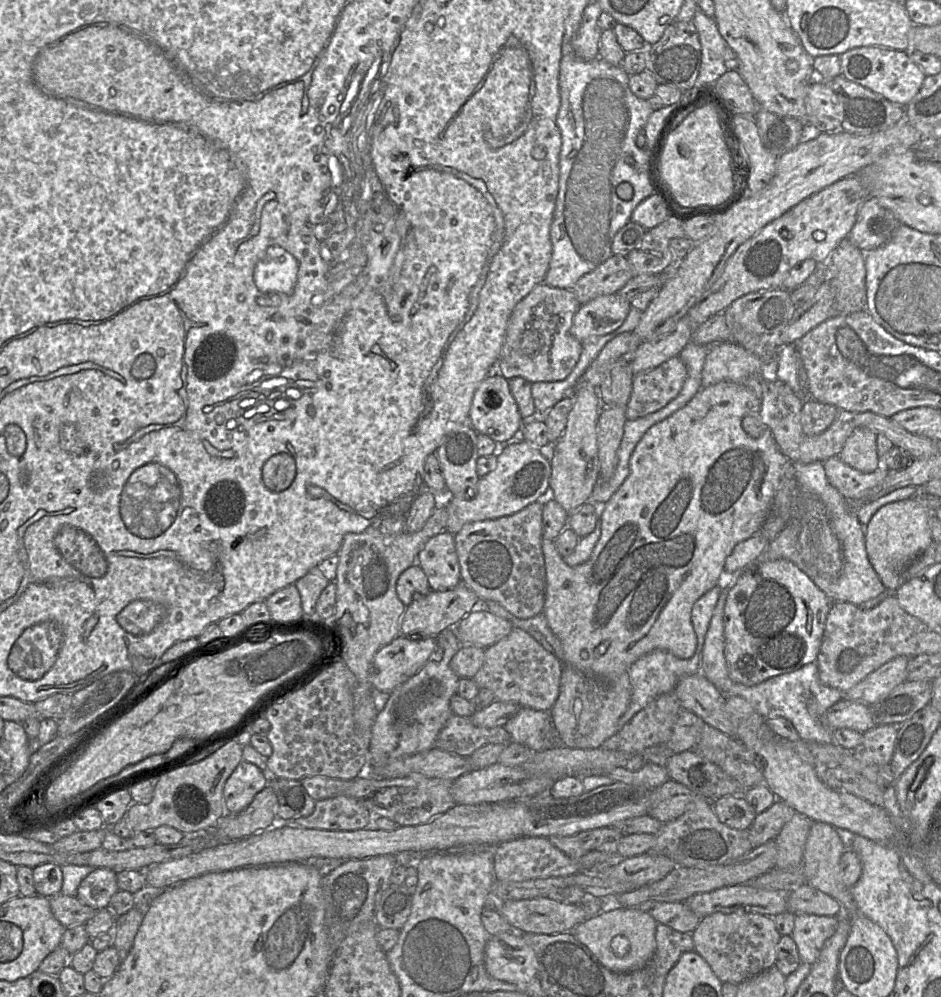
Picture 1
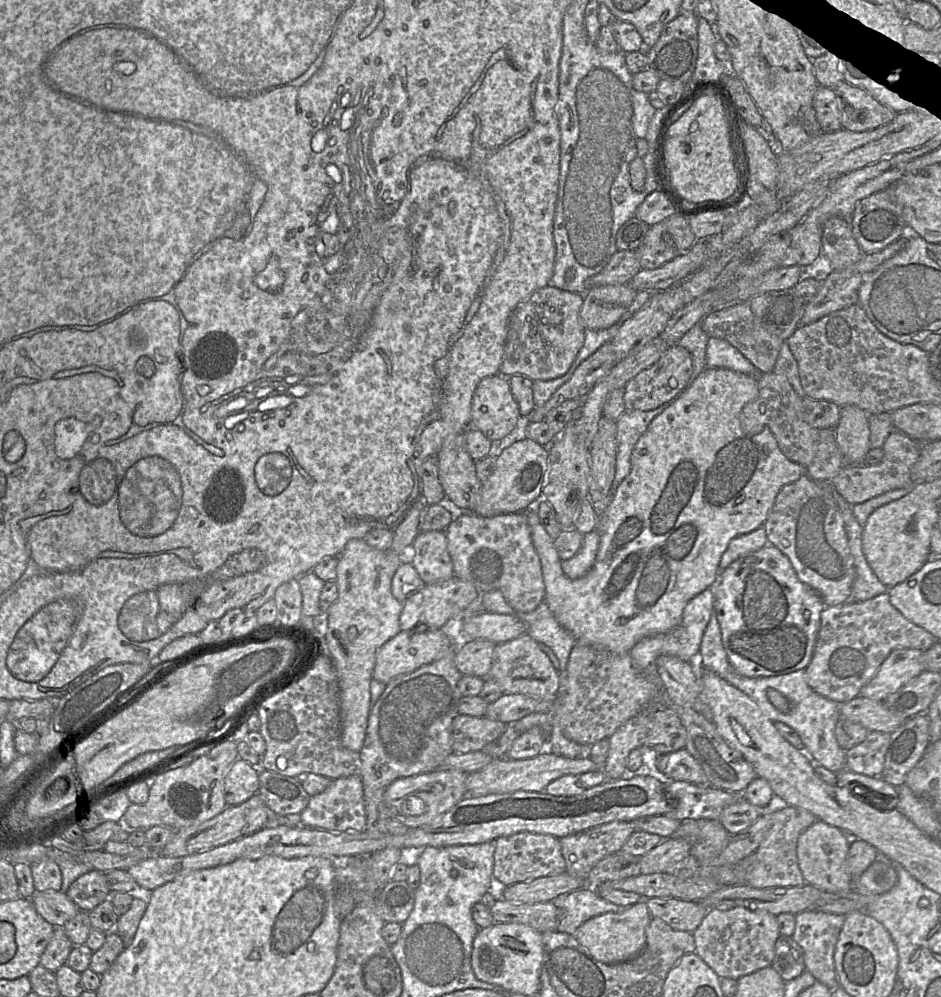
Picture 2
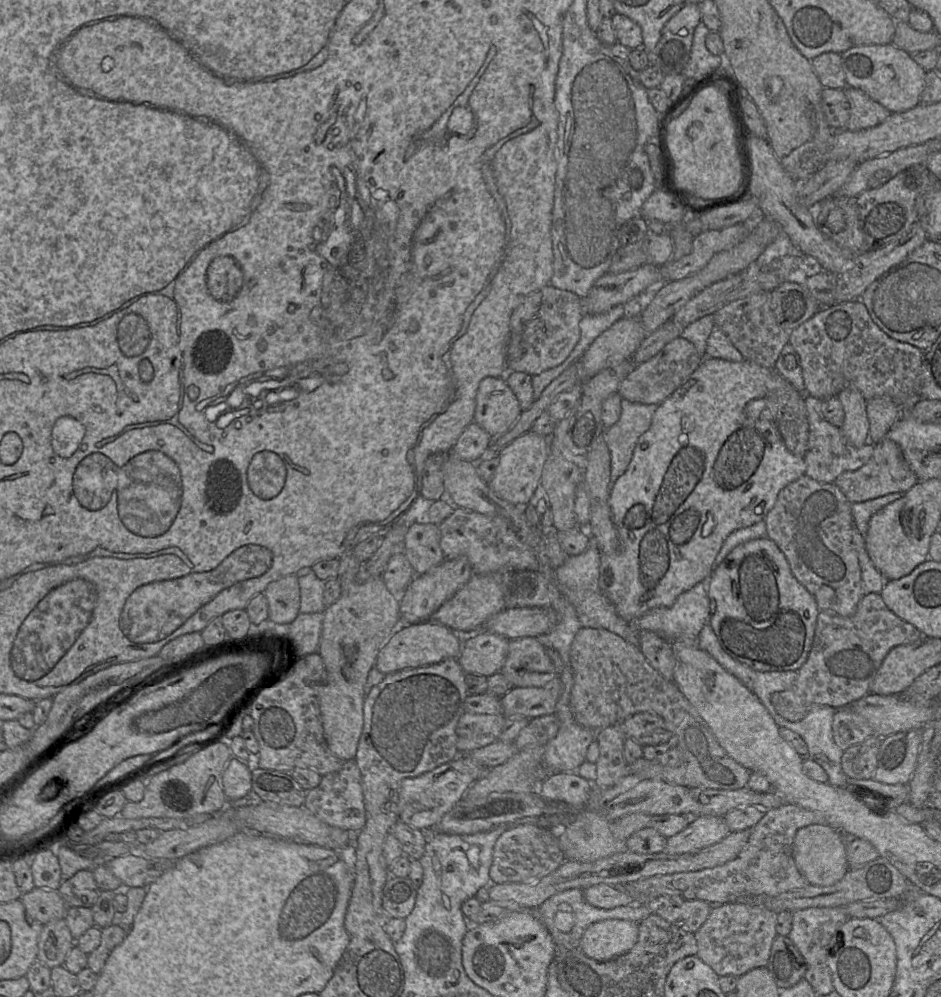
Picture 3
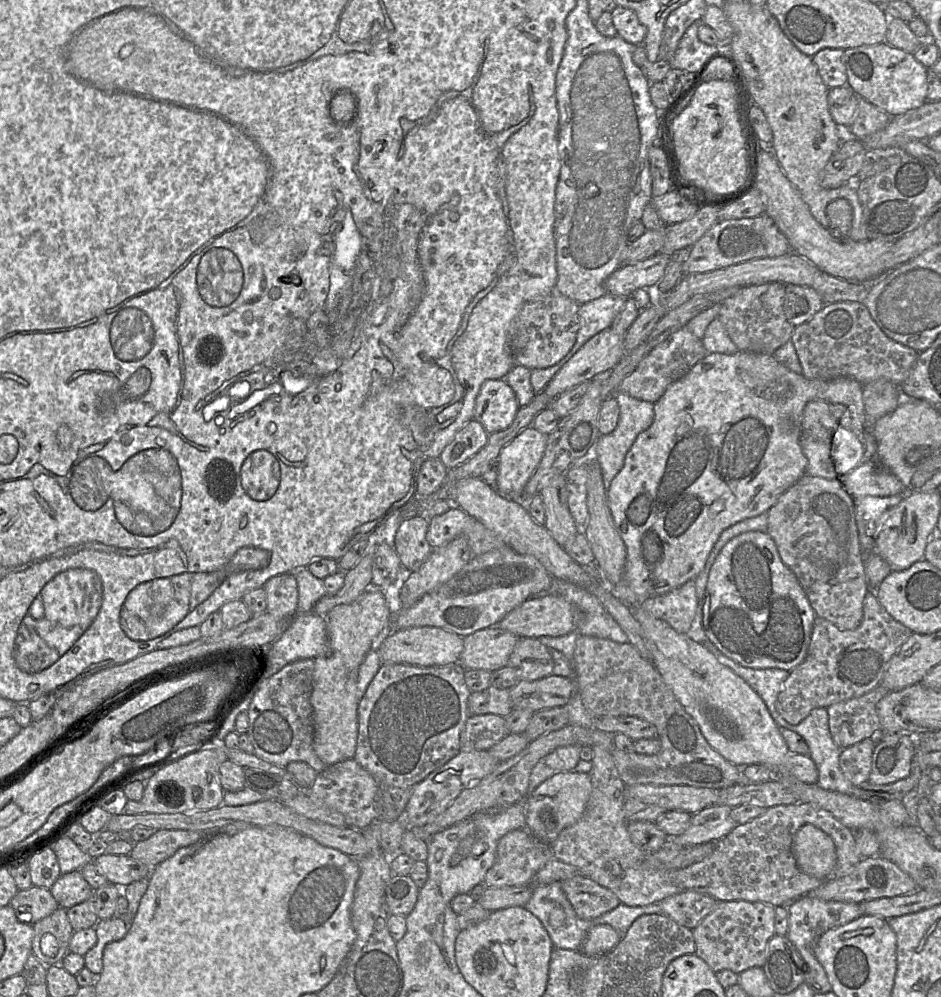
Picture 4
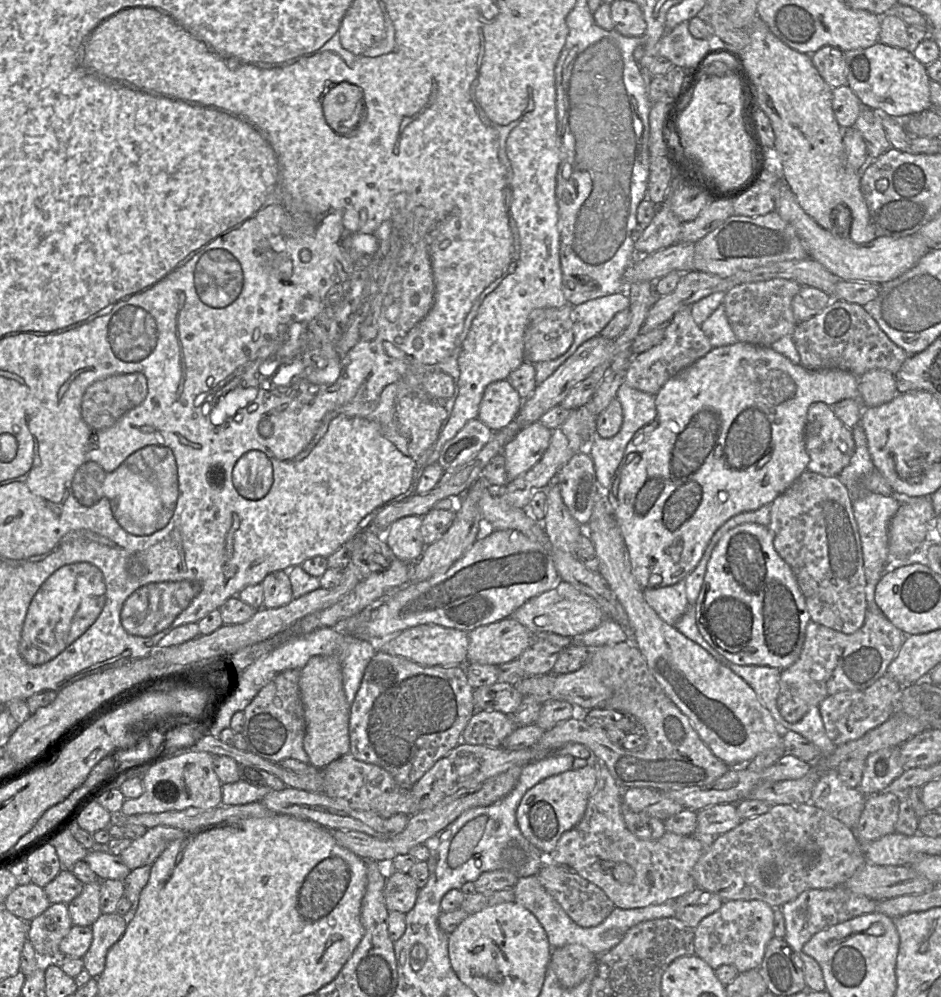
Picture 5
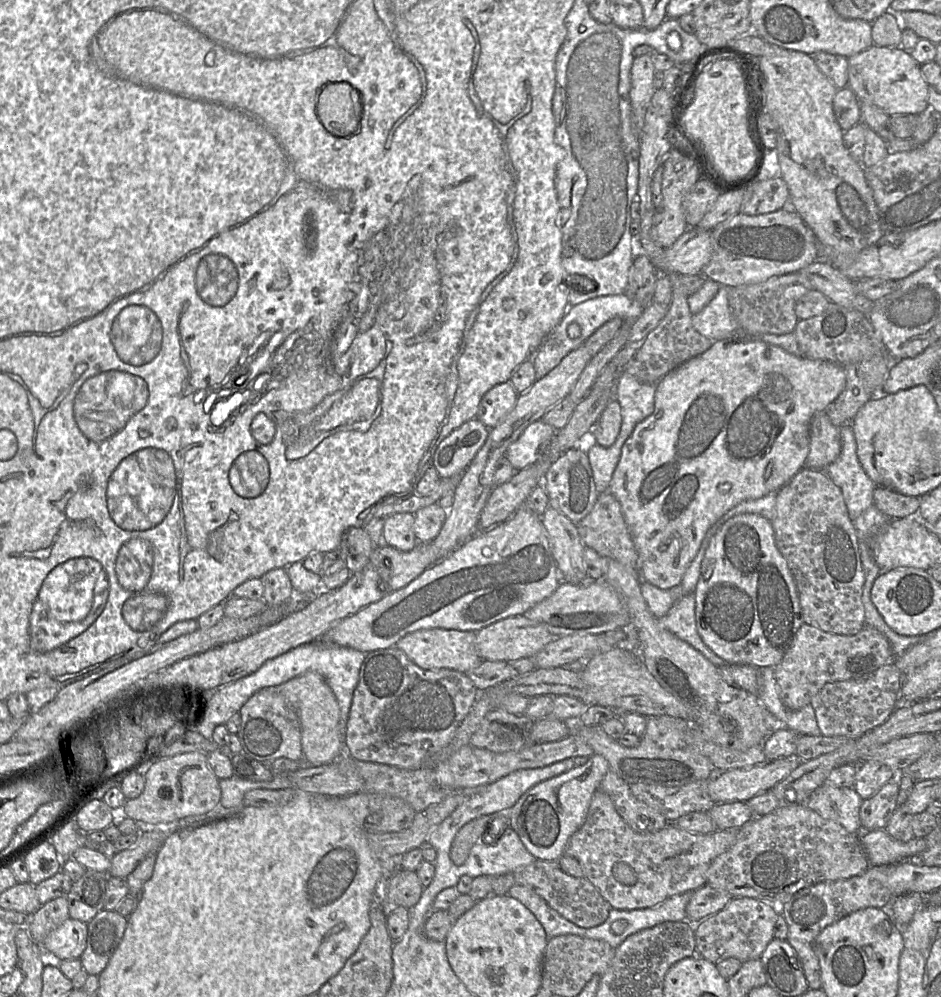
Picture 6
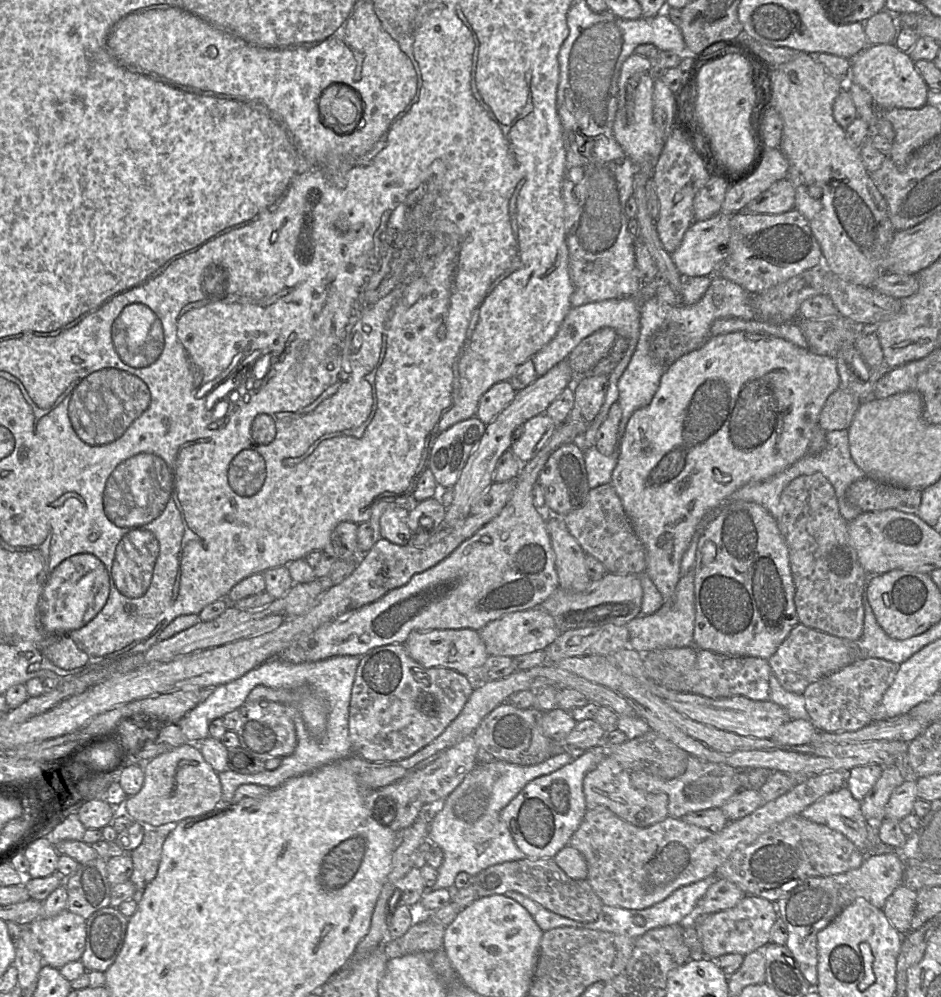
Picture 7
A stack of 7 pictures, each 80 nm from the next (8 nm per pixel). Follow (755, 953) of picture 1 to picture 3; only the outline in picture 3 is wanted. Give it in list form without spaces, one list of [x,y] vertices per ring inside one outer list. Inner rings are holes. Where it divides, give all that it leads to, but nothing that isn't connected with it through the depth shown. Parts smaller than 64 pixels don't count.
[[[726,903],[713,905],[711,912],[702,926],[694,933],[697,943],[697,956],[720,977],[733,975],[740,977],[757,967],[766,967],[772,942],[777,936],[776,913],[759,905]]]

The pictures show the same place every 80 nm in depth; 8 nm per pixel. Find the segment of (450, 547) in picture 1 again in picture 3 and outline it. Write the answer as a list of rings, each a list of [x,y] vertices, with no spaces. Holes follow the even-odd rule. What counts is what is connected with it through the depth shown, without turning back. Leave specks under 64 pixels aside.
[[[423,522],[409,526],[404,538],[403,554],[415,575],[421,575],[441,564],[446,558],[440,545],[439,525]]]

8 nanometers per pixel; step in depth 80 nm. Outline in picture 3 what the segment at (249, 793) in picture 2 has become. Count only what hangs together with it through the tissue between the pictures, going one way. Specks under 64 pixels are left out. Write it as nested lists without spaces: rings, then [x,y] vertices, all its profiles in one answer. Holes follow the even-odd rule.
[[[232,756],[222,773],[222,788],[228,801],[245,797],[252,790],[252,762]]]

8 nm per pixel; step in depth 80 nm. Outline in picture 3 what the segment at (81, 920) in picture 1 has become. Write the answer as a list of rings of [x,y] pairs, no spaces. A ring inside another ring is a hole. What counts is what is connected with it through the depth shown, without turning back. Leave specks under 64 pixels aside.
[[[37,888],[23,893],[20,901],[25,907],[29,922],[40,922],[45,925],[50,921],[63,919],[68,910],[63,898],[57,890]]]

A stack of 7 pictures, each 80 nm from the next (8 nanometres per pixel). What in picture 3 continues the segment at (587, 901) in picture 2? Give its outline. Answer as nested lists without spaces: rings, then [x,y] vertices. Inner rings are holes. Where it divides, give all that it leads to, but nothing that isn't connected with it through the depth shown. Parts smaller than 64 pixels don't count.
[[[567,889],[559,892],[540,904],[534,911],[540,921],[551,934],[557,948],[579,948],[581,937],[588,926],[606,919],[621,919],[633,922],[641,922],[652,914],[646,904],[631,904],[618,906],[612,909],[597,908],[586,902],[583,889]]]

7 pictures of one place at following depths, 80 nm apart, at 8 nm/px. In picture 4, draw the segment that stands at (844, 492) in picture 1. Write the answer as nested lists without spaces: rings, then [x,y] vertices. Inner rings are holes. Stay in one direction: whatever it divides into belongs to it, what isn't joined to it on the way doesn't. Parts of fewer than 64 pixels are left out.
[[[877,453],[871,458],[865,458],[841,479],[853,498],[905,494],[902,482],[883,464]]]

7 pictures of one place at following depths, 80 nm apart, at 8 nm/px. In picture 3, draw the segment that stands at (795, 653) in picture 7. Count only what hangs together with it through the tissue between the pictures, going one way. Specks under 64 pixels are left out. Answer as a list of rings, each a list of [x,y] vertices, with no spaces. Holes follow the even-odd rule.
[[[869,593],[860,600],[856,612],[849,617],[820,611],[812,647],[806,662],[797,671],[795,684],[789,690],[775,692],[771,702],[776,712],[783,718],[797,722],[816,706],[844,708],[870,693],[871,683],[882,662],[891,649],[902,644],[919,640],[923,634],[912,624],[902,620],[885,605],[880,593]]]

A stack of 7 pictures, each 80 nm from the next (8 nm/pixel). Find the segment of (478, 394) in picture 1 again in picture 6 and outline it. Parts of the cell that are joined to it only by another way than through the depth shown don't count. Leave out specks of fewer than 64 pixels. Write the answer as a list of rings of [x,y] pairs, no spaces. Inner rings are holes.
[[[510,381],[497,384],[483,396],[476,418],[492,429],[512,411],[517,399],[518,393]]]

